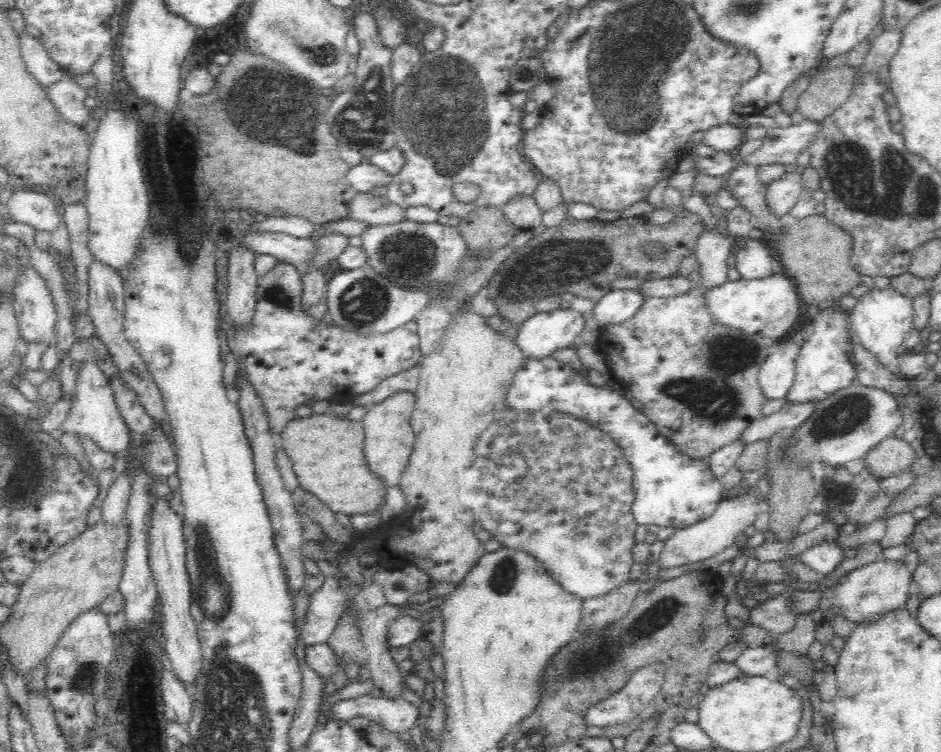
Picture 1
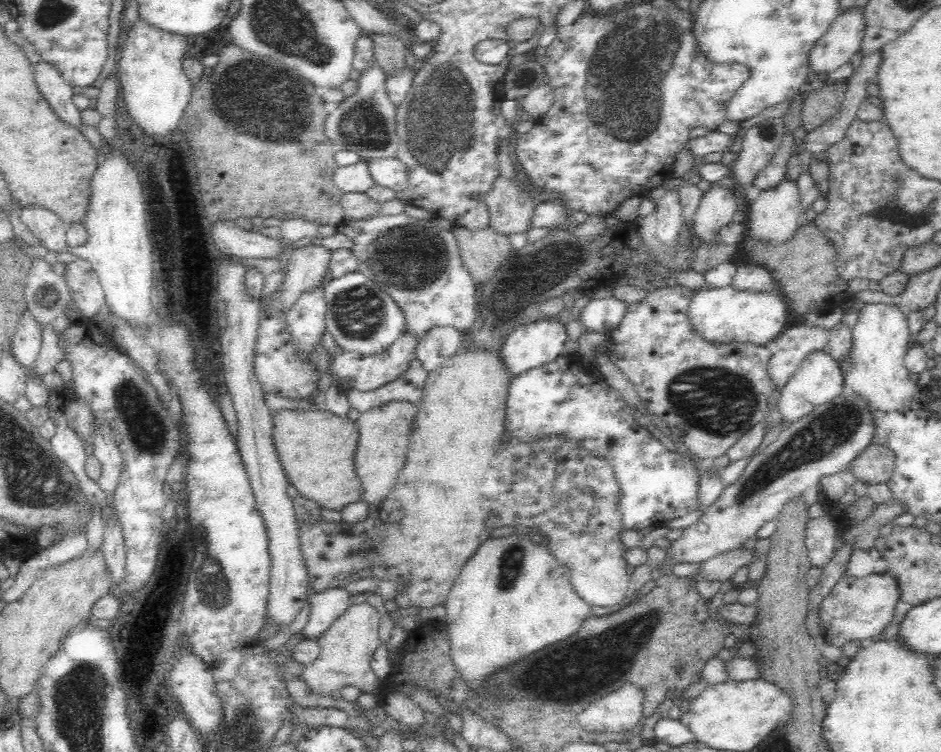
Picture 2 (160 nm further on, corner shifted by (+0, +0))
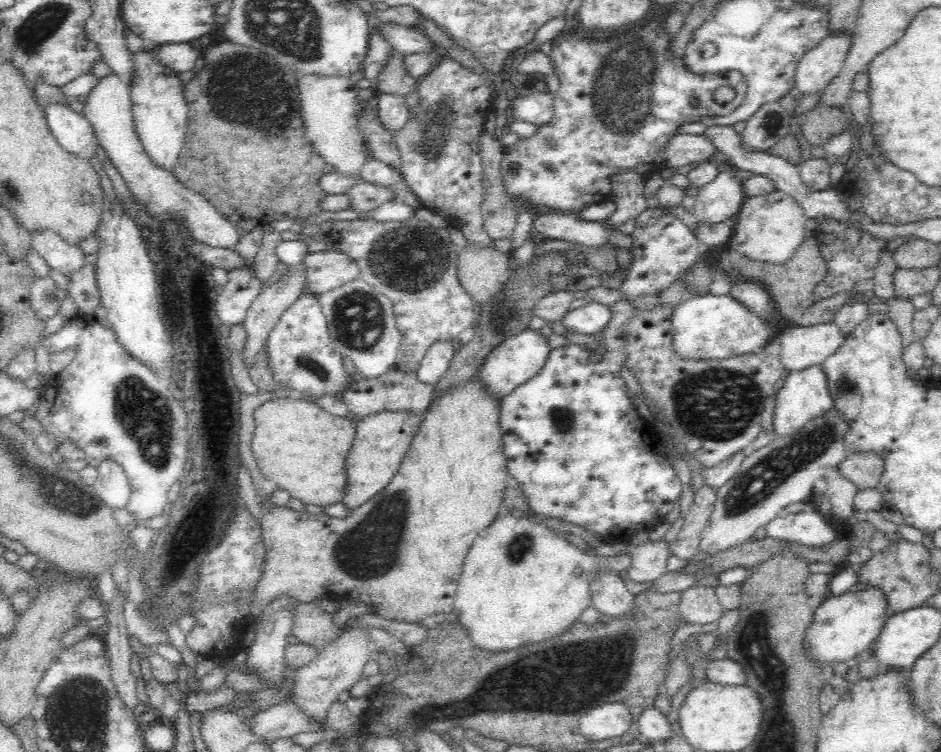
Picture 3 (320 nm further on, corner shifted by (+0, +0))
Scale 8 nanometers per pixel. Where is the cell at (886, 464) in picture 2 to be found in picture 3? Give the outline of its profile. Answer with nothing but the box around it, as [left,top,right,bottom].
[837,452,885,489]

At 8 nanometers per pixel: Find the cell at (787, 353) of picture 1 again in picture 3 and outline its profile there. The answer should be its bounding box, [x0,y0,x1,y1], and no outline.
[776,322,844,373]

